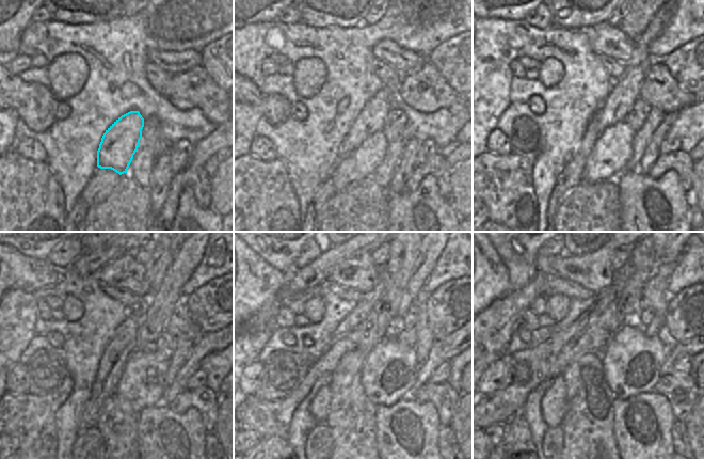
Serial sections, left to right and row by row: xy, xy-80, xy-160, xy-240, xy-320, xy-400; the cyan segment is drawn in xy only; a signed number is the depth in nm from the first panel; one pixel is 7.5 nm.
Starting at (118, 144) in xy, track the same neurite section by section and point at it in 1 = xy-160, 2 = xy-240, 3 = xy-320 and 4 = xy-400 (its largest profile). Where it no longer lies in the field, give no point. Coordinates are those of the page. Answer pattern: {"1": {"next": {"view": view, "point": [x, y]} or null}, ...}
{"1": {"next": {"view": "xy-160", "point": [616, 108]}}, "2": {"next": {"view": "xy-240", "point": [158, 307]}}, "3": {"next": {"view": "xy-320", "point": [429, 253]}}, "4": {"next": {"view": "xy-400", "point": [670, 254]}}}

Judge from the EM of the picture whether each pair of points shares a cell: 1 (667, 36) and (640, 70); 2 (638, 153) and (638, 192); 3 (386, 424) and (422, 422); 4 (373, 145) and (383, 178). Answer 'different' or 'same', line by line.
1: different
2: different
3: same
4: different

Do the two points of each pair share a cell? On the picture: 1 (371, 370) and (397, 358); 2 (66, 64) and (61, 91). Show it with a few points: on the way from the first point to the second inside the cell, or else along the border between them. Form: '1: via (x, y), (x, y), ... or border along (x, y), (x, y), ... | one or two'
1: via (378, 370), (390, 360) | one
2: via (66, 70), (64, 84) | one

